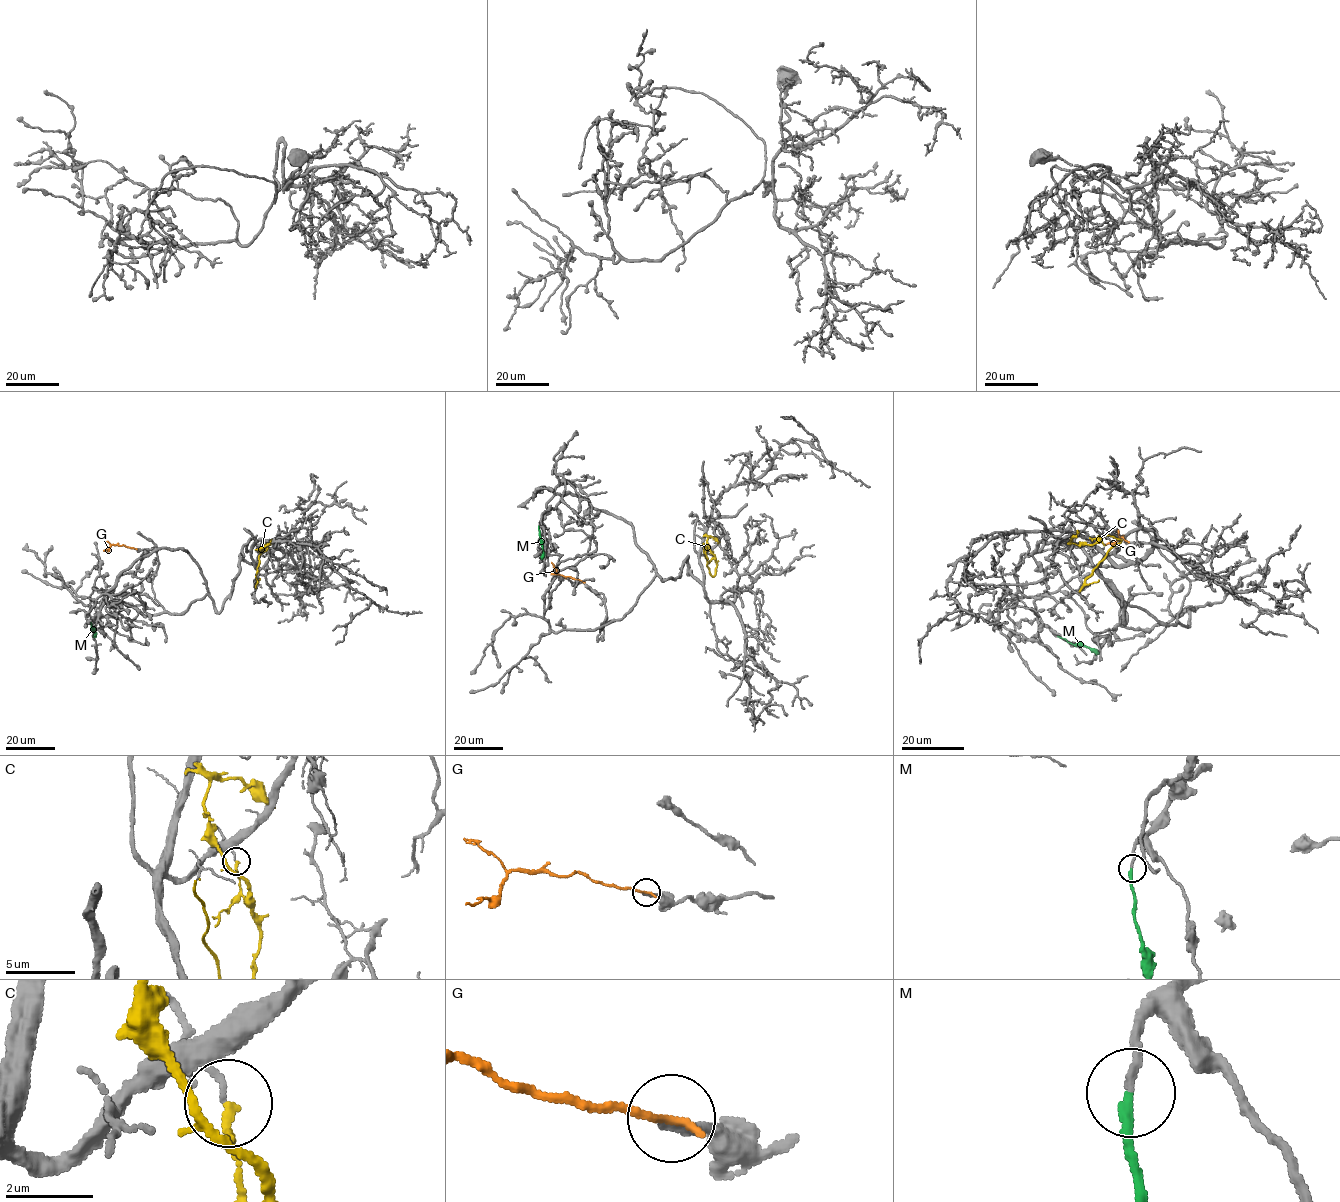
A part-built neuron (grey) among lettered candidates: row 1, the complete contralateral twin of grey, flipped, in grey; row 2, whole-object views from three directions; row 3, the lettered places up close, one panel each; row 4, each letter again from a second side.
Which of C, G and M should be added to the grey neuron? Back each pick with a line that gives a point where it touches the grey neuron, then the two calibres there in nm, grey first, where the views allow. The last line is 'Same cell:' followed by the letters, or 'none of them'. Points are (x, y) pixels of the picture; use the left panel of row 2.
M: meets grey at (91, 622); 160 nm thick on the grey side, 220 nm on the other
Same cell: M

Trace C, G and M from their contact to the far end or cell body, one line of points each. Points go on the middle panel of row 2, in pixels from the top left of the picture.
C: (712, 551), (716, 563), (713, 576), (707, 566), (705, 548), (708, 559)
G: (583, 582), (560, 575), (551, 562)
M: (539, 526), (541, 559)

